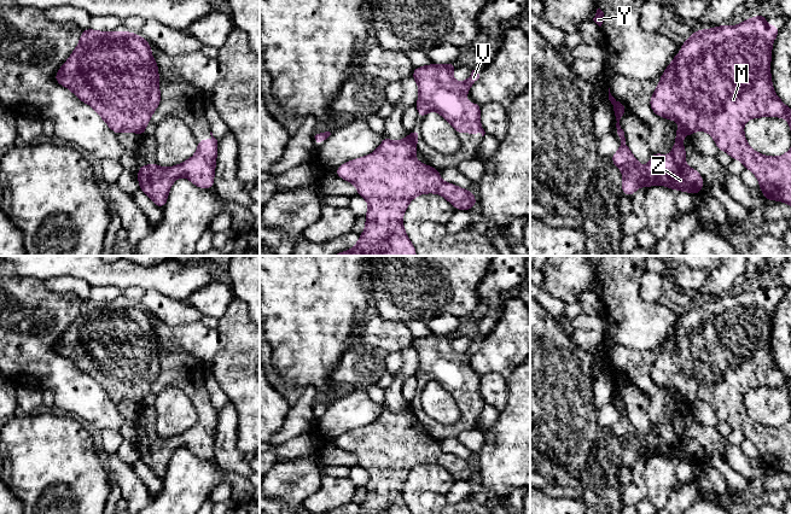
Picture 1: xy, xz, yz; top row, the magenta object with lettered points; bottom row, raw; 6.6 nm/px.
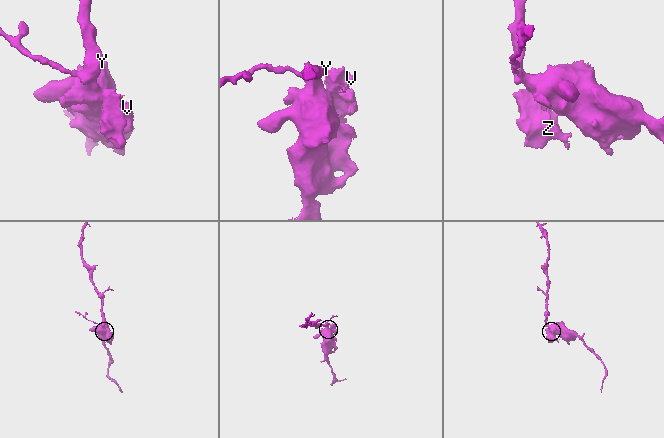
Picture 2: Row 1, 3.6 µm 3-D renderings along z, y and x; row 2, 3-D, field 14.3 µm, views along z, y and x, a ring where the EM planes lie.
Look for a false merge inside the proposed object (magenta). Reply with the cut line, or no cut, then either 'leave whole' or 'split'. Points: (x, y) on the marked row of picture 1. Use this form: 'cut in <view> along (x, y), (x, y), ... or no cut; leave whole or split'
cut in xz along (409, 135), (414, 142); split

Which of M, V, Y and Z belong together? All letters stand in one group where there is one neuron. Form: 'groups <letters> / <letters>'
groups M Y / V Z

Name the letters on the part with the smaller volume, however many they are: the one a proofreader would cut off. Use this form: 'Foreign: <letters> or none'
Foreign: V, Z

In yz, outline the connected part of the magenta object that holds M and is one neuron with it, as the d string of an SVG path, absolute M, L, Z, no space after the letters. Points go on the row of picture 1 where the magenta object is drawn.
M766 14L746 18L735 27L725 24L692 33L662 74L650 106L658 117L680 122L690 136L696 130L709 133L719 151L740 159L755 174L767 200L791 205L791 148L780 157L763 156L748 145L743 129L748 119L757 117L784 117L791 128L791 110L777 97L769 70L778 34L777 24L767 25Z

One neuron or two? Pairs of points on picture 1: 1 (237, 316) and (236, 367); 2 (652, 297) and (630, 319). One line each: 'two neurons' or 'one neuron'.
1: one neuron
2: two neurons

